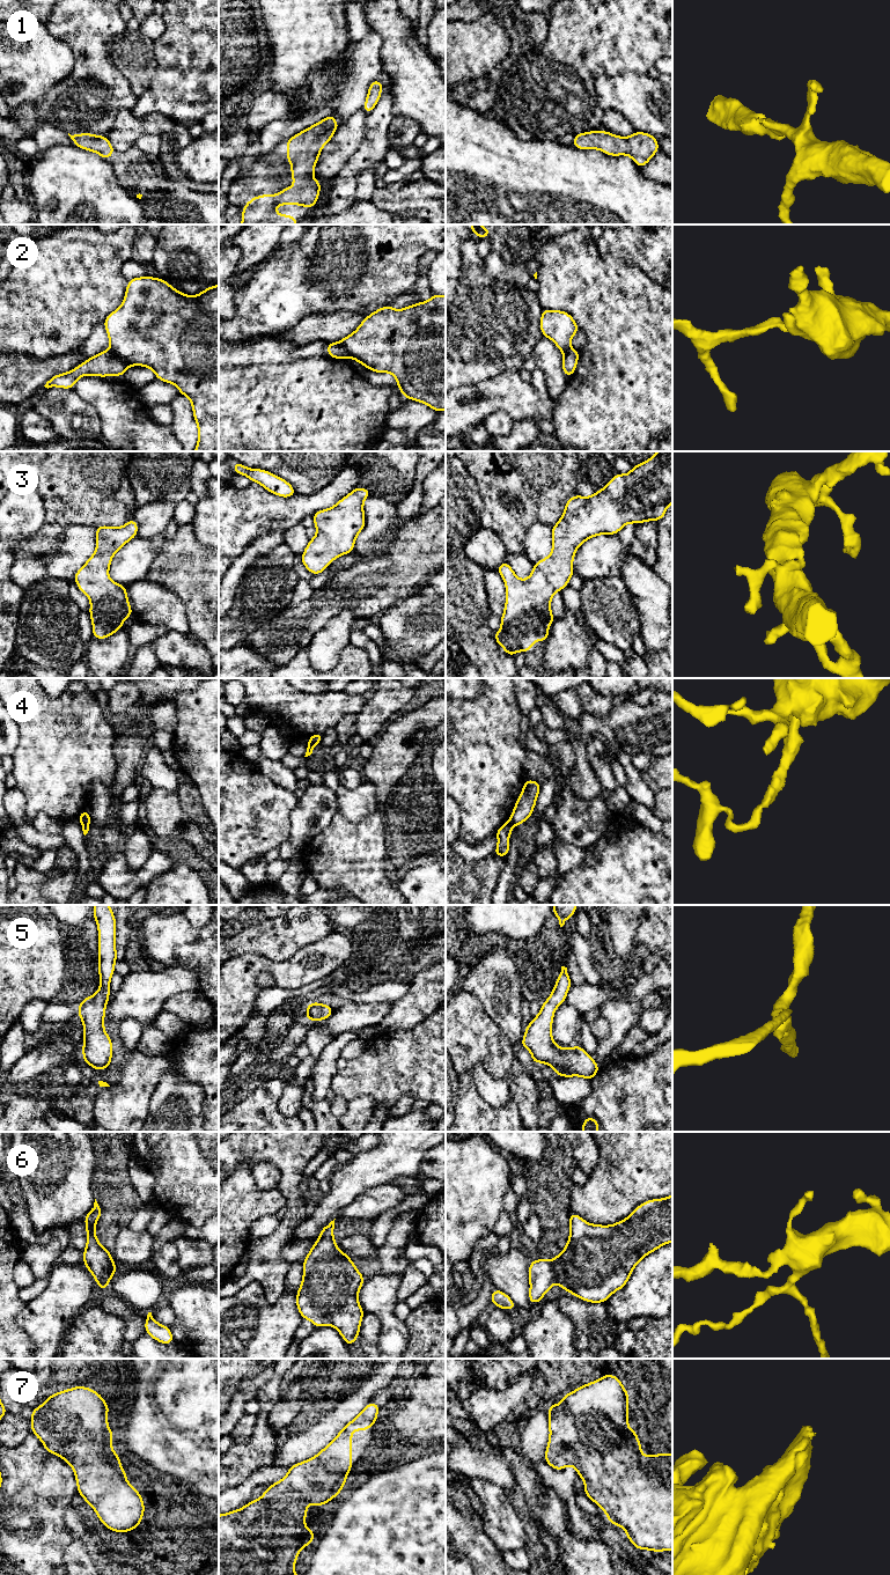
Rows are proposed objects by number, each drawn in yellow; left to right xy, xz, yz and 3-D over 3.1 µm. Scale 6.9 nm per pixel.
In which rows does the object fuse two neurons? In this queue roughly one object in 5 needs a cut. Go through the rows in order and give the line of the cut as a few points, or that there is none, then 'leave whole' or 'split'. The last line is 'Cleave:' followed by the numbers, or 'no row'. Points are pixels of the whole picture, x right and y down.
1: no cut | leave whole
2: xy (109, 350), (130, 365) | split
3: no cut | leave whole
4: xy (89, 819), (82, 824) | split
5: no cut | leave whole
6: no cut | leave whole
7: no cut | leave whole
Cleave: 2, 4

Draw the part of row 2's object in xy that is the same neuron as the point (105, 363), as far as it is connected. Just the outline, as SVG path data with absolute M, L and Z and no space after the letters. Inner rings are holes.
M103 351L87 359L73 370L52 376L44 387L47 389L52 387L73 389L76 381L82 376L124 376L128 367L130 365L112 351Z

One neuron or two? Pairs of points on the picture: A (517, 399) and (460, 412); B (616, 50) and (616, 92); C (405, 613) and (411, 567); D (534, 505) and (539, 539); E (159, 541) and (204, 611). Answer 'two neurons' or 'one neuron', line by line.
A: one neuron
B: two neurons
C: two neurons
D: two neurons
E: two neurons

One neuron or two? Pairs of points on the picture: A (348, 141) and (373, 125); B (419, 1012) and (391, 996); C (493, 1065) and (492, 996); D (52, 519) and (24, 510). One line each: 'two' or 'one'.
A: two
B: two
C: two
D: two

